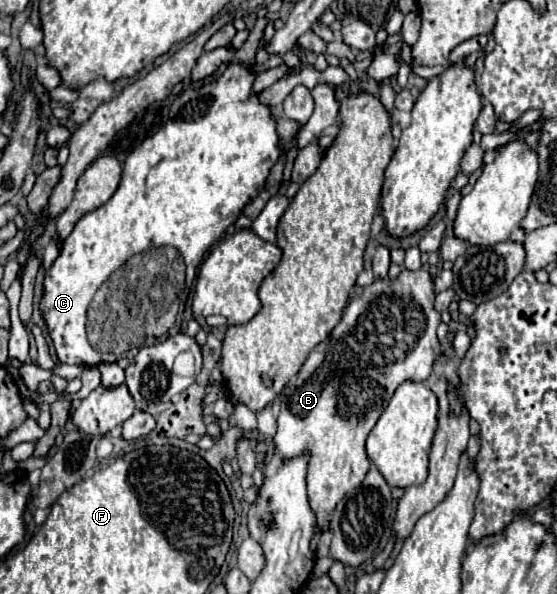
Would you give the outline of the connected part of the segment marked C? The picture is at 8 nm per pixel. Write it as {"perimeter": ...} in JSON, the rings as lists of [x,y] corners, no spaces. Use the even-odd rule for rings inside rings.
{"perimeter":[[[230,65],[218,79],[178,95],[170,107],[166,125],[127,156],[116,193],[102,207],[86,213],[64,239],[58,259],[46,273],[40,299],[40,311],[60,363],[80,367],[98,367],[102,363],[102,355],[86,339],[86,309],[96,289],[116,267],[124,265],[124,259],[130,259],[136,251],[144,251],[144,247],[176,247],[184,255],[184,269],[196,273],[206,251],[238,219],[244,205],[252,201],[252,195],[262,189],[270,167],[280,157],[280,139],[270,109],[250,91],[254,77],[250,67]]]}

